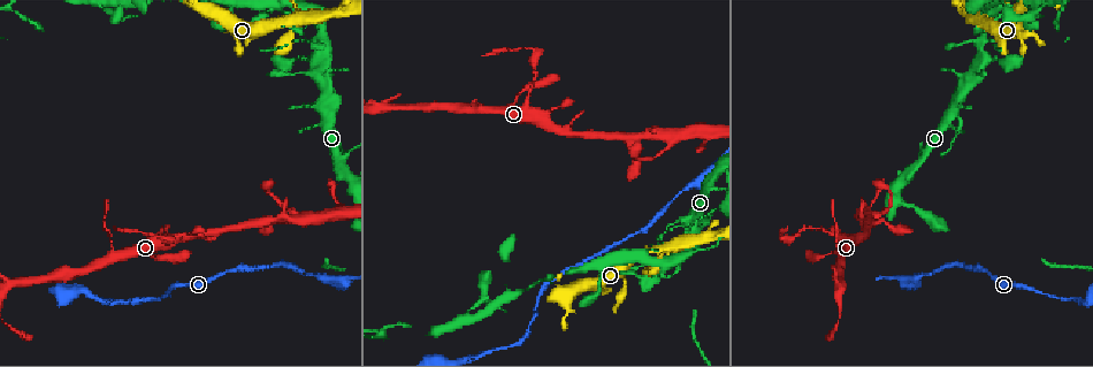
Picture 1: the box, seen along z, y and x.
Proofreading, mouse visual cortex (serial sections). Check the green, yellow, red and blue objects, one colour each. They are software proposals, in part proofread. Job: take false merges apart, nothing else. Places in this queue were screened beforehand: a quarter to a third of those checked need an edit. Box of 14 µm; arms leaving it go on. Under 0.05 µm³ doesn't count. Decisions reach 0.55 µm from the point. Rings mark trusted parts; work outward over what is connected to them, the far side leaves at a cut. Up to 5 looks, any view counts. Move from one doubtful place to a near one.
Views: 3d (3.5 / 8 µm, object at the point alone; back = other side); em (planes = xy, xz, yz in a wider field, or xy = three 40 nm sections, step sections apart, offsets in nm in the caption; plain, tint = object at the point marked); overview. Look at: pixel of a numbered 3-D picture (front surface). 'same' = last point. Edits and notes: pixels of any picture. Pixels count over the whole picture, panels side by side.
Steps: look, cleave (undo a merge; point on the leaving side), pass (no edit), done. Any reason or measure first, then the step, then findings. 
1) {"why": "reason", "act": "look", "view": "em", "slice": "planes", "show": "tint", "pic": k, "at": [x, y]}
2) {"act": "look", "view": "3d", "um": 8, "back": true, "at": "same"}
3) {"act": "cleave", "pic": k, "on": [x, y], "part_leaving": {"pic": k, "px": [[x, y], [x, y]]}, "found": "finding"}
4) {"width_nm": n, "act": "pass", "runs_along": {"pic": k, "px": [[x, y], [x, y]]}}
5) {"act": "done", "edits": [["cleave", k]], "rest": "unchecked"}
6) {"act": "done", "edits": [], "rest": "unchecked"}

{"why": "sharp bend", "act": "look", "view": "3d", "um": 3.5, "pic": 1, "at": [687, 253]}

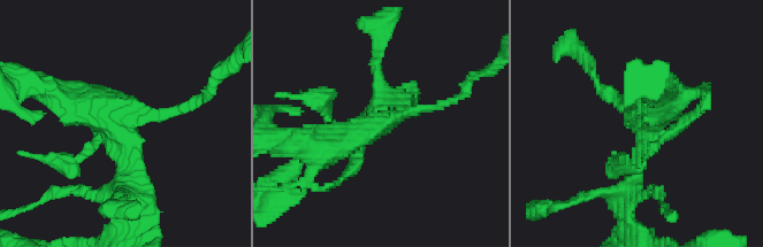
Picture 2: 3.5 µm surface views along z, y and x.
{"act": "look", "view": "em", "slice": "xy", "step": 5, "show": "tint", "pic": 2, "at": [644, 137]}

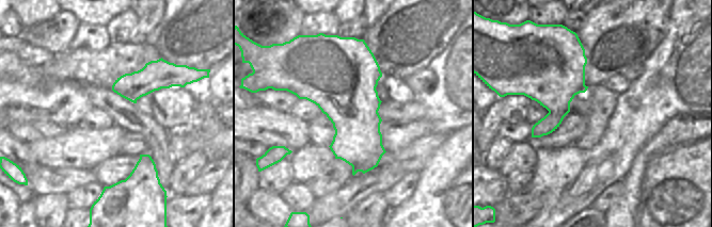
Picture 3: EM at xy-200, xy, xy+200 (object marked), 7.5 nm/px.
{"act": "pass", "runs_along": {"pic": 2, "px": [[134, 205], [134, 152], [62, 99]]}, "found": "continuous, no second cell"}

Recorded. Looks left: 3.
{"why": "sharp bend", "act": "look", "view": "3d", "um": 8, "pic": 1, "at": [801, 229]}

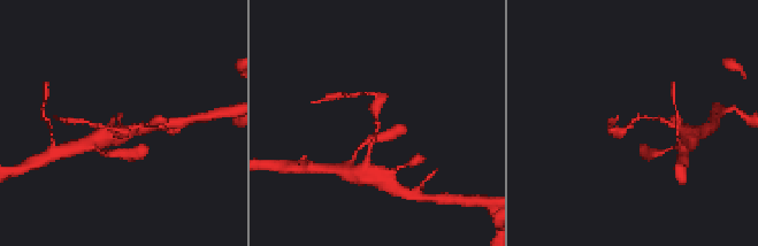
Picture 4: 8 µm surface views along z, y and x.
{"why": "zoom in", "act": "look", "view": "3d", "um": 3.5, "pic": 4, "at": [120, 120]}

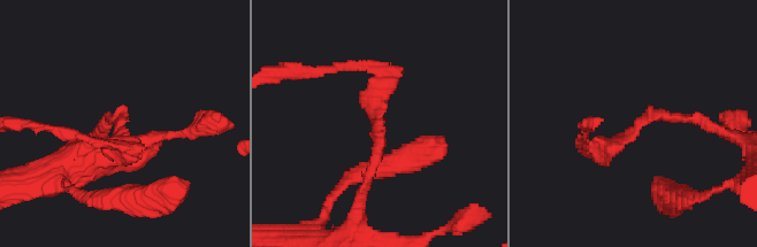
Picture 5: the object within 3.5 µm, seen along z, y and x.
{"why": "shape alone is not enough", "act": "look", "view": "em", "slice": "planes", "show": "tint", "pic": 5, "at": [380, 127]}

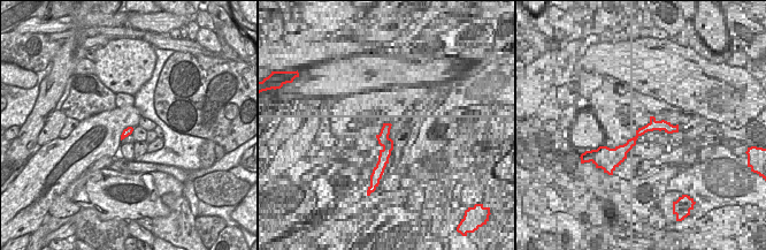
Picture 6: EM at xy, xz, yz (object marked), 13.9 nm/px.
{"width_nm": 100, "act": "pass", "runs_along": {"pic": 5, "px": [[709, 126], [647, 116], [614, 147], [585, 144]]}, "found": "one cell here"}

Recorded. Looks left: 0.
{"act": "done", "edits": [], "rest": "unchecked"}

